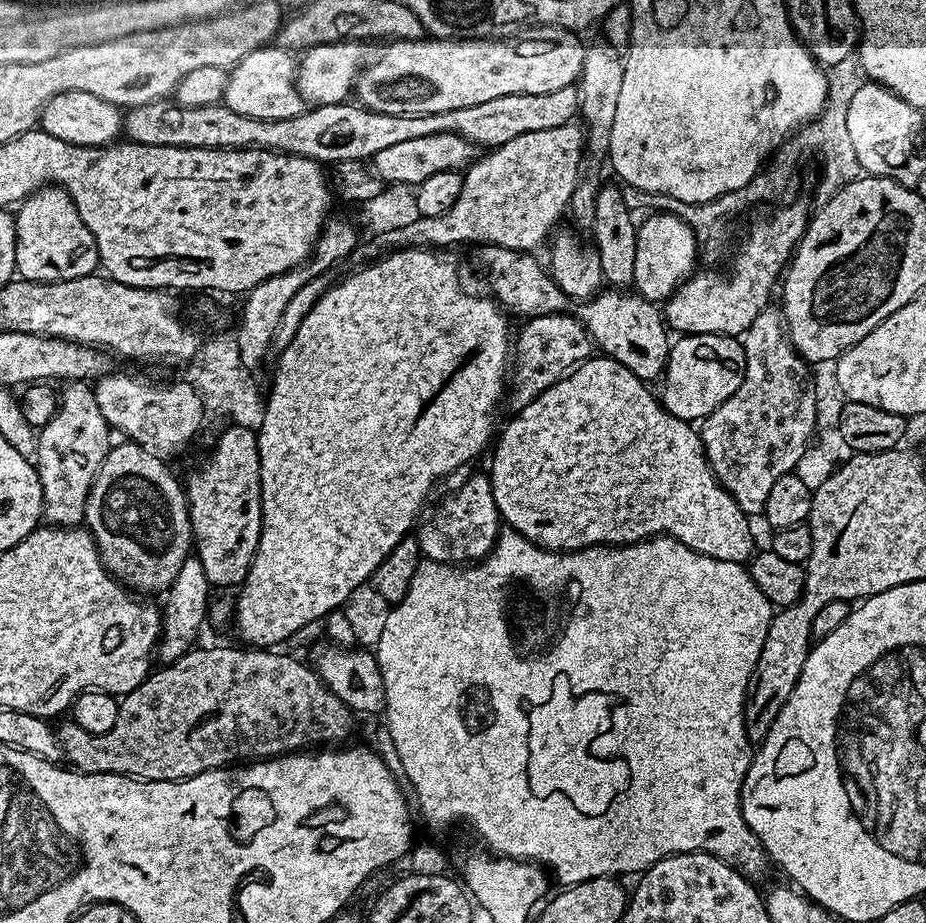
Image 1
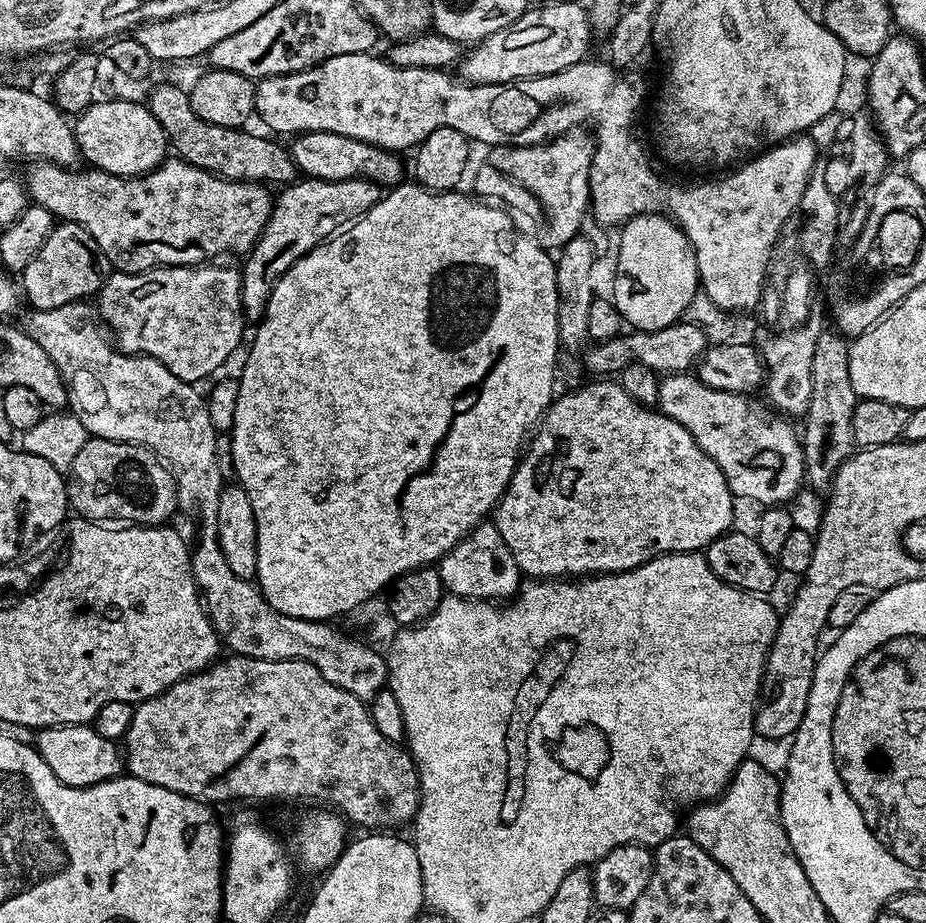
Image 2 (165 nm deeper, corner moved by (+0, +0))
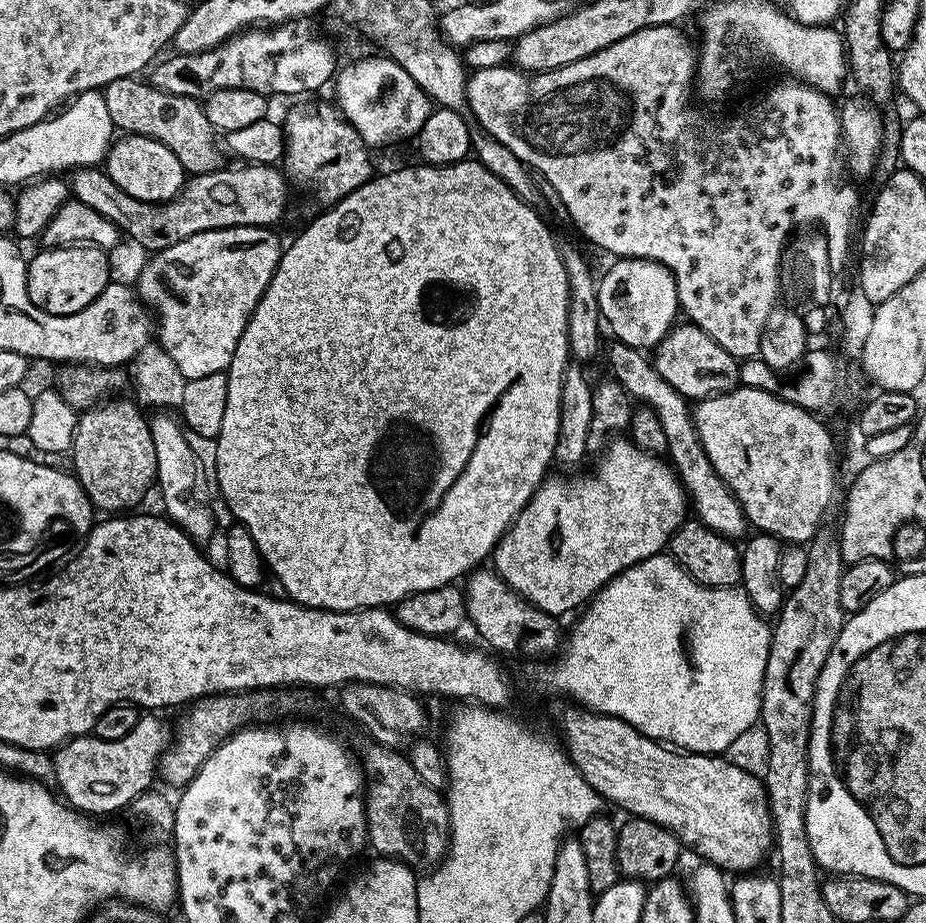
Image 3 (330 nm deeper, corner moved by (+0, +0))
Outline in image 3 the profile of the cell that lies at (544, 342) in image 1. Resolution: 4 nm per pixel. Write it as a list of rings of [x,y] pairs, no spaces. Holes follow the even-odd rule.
[[[691,322],[677,323],[667,336],[660,339],[654,349],[654,363],[658,374],[662,374],[662,378],[666,378],[666,382],[670,382],[670,386],[674,386],[674,390],[678,390],[678,394],[682,394],[689,402],[726,394],[740,384],[737,357],[722,350],[722,346],[718,346],[718,342],[714,342],[706,330]]]

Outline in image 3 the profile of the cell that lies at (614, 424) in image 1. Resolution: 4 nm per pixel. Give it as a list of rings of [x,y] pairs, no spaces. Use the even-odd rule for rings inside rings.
[[[616,438],[609,443],[604,456],[600,460],[600,465],[593,472],[588,472],[585,476],[576,476],[572,481],[563,480],[562,477],[553,475],[545,479],[544,483],[537,488],[535,494],[528,499],[526,507],[519,512],[511,526],[504,532],[504,536],[496,544],[494,553],[494,570],[504,581],[509,584],[524,600],[529,600],[538,610],[550,613],[551,616],[563,617],[563,612],[575,613],[581,606],[587,605],[588,601],[615,578],[621,572],[625,572],[630,566],[642,562],[651,556],[659,556],[669,547],[672,535],[685,523],[690,512],[690,501],[688,494],[681,484],[676,469],[667,459],[659,455],[647,452],[645,448],[639,448],[628,438]]]

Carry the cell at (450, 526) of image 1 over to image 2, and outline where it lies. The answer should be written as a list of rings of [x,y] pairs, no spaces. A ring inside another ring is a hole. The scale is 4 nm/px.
[[[481,522],[470,529],[452,549],[438,562],[440,577],[444,583],[445,593],[453,596],[465,596],[467,600],[486,600],[504,602],[520,591],[522,573],[518,562],[514,562],[514,554],[510,554],[510,546],[502,542],[502,534],[498,534],[495,522]]]

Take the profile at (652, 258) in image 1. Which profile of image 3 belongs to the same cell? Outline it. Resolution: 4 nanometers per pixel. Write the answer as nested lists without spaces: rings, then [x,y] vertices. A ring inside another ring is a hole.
[[[620,258],[598,280],[598,302],[603,323],[612,327],[617,341],[631,348],[655,349],[660,339],[677,323],[681,311],[674,274],[653,260]]]

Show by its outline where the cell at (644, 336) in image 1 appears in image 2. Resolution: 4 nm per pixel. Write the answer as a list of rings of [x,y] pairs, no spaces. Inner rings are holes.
[[[688,372],[665,375],[658,390],[659,411],[686,426],[694,442],[718,462],[733,497],[753,500],[759,506],[784,506],[799,494],[800,484],[802,488],[806,480],[804,445],[797,429],[795,432],[783,415],[773,414],[752,399],[756,398],[714,390]]]

